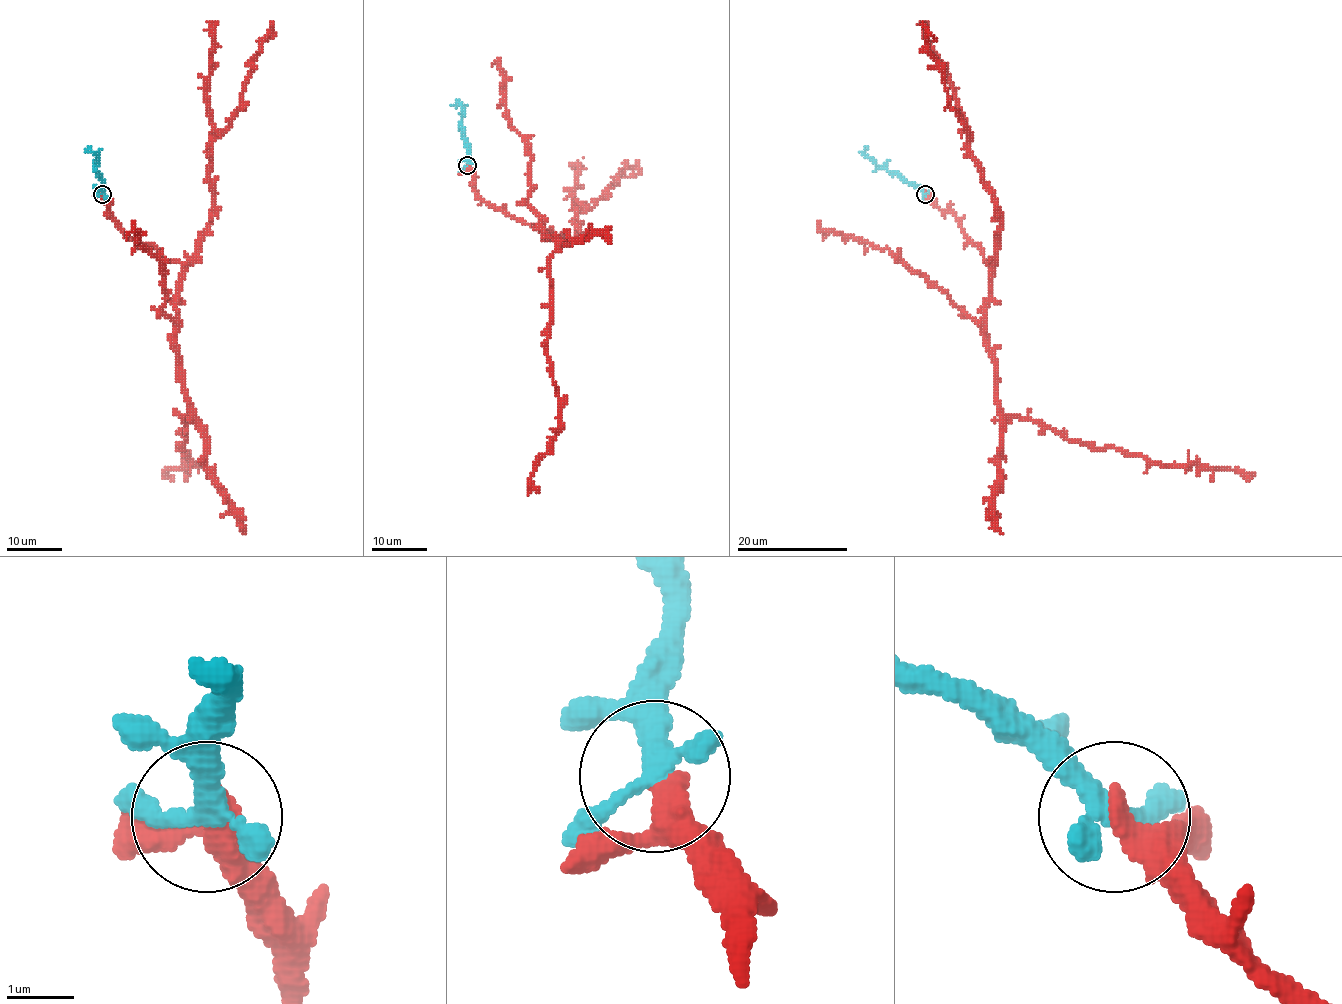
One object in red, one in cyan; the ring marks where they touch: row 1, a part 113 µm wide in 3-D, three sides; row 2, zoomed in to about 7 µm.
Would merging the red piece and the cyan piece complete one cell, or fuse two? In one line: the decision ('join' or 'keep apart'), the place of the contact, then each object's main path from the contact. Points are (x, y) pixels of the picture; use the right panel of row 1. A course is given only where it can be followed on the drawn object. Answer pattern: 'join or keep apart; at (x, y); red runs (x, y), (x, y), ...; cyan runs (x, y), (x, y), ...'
join; at (925, 194); red runs (925, 194), (954, 215), (991, 266), (985, 349), (1005, 415), (1037, 419), (1067, 437), (1154, 462), (1255, 473); cyan runs (925, 194), (897, 174), (880, 168), (865, 154), (865, 151)

